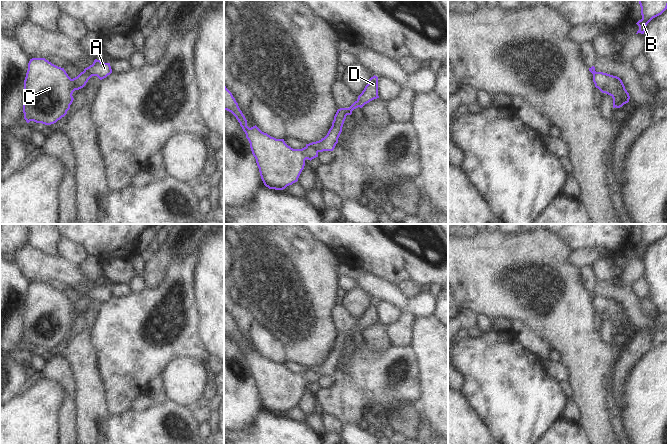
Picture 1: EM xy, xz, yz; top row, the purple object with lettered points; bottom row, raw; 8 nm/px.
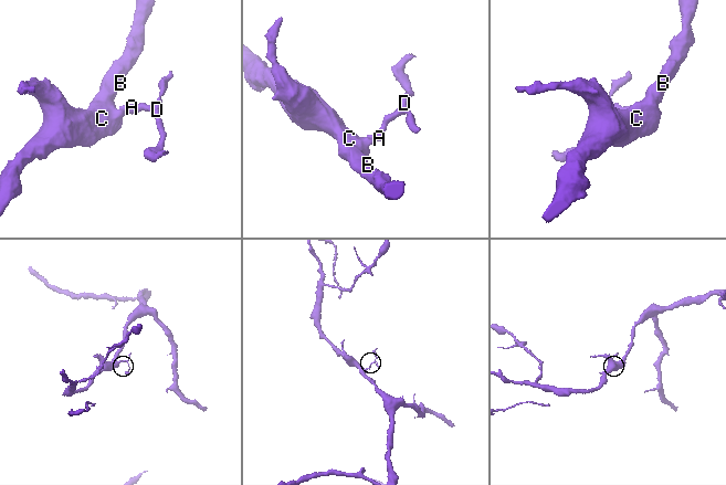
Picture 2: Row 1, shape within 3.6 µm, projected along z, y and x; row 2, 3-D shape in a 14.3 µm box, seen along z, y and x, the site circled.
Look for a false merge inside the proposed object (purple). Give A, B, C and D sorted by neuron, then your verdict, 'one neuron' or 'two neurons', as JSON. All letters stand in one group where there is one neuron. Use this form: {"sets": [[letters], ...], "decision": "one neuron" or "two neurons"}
{"sets": [["A", "D"], ["B", "C"]], "decision": "two neurons"}

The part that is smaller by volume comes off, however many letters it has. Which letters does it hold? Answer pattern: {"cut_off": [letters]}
{"cut_off": ["A", "D"]}

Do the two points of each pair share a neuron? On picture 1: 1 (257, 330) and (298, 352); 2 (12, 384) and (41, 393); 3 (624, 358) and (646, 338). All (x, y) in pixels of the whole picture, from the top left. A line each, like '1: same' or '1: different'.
1: different
2: different
3: same

